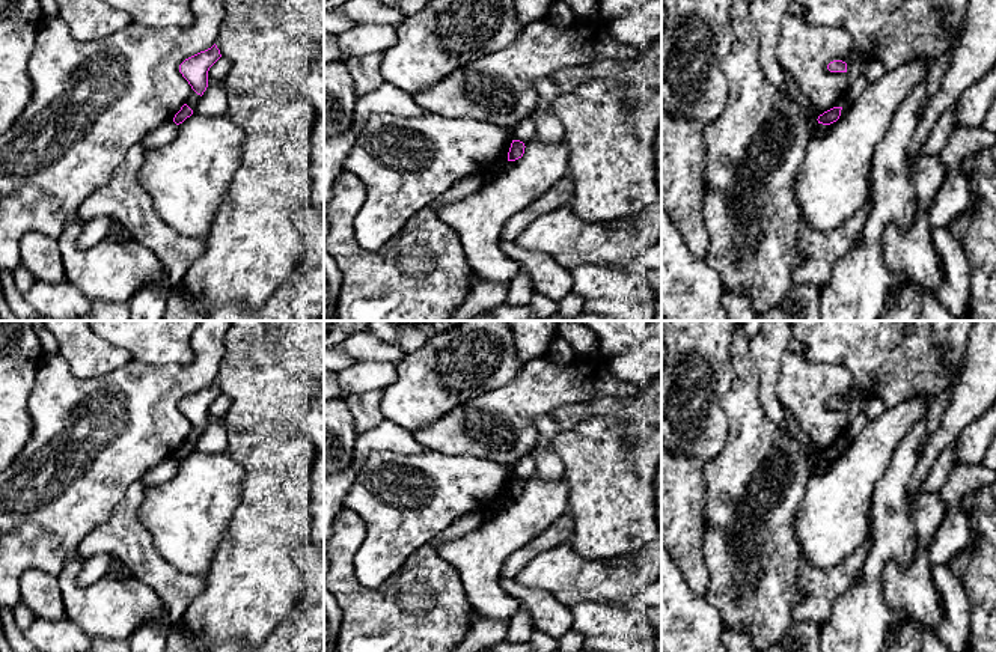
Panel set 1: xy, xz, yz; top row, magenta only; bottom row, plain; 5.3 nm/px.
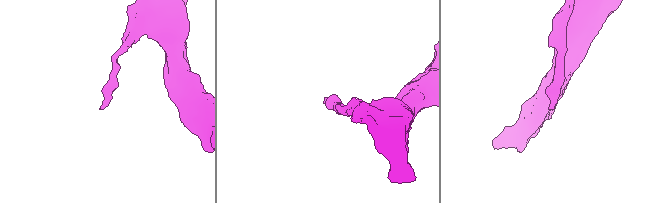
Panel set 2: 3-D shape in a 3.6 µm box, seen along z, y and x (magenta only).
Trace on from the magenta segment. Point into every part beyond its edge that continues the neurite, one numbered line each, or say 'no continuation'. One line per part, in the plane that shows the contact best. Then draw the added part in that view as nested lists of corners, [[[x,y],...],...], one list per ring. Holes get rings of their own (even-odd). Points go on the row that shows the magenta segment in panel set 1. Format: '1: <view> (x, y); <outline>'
no continuation

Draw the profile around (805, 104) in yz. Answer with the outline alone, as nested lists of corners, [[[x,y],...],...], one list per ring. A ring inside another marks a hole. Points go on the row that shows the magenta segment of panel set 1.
[[[785,77],[784,86],[787,95],[800,107],[809,125],[814,126],[815,123],[818,123],[818,116],[812,108],[811,99],[794,84],[794,81],[790,77]]]

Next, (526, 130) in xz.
[[[532,113],[529,117],[523,119],[514,129],[512,129],[514,140],[520,140],[523,143],[527,143],[529,140],[536,139],[536,122],[535,122],[535,113]]]

